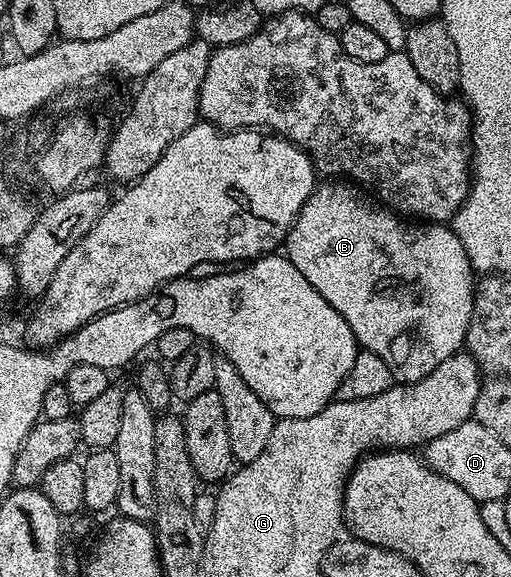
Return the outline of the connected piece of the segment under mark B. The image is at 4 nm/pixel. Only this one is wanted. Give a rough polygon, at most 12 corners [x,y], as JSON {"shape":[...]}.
{"shape":[[320,184],[285,255],[420,381],[464,348],[454,228]]}

